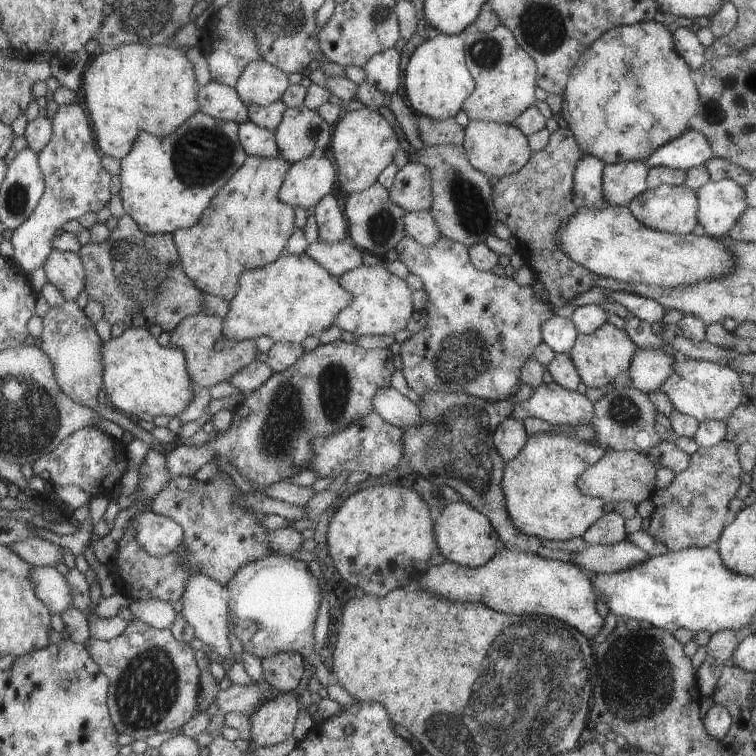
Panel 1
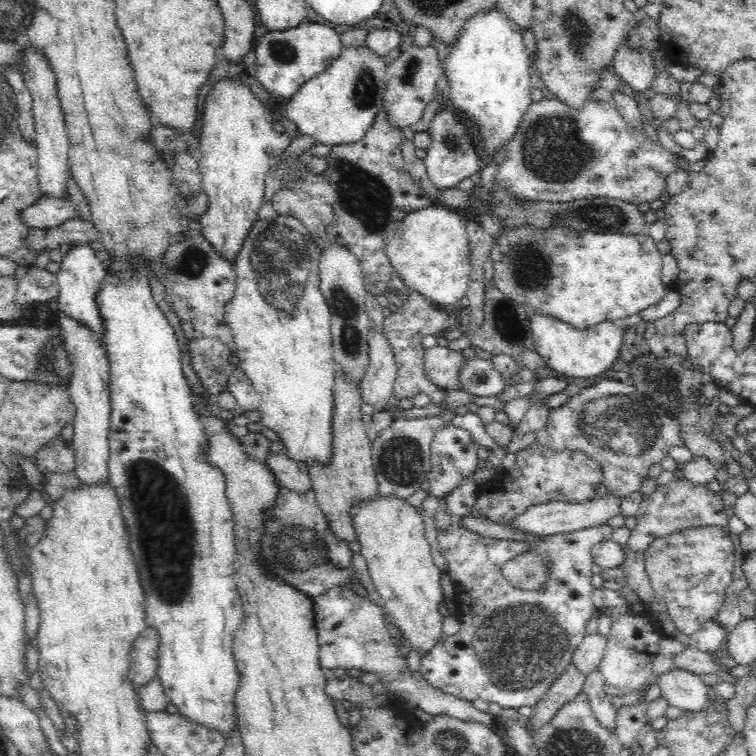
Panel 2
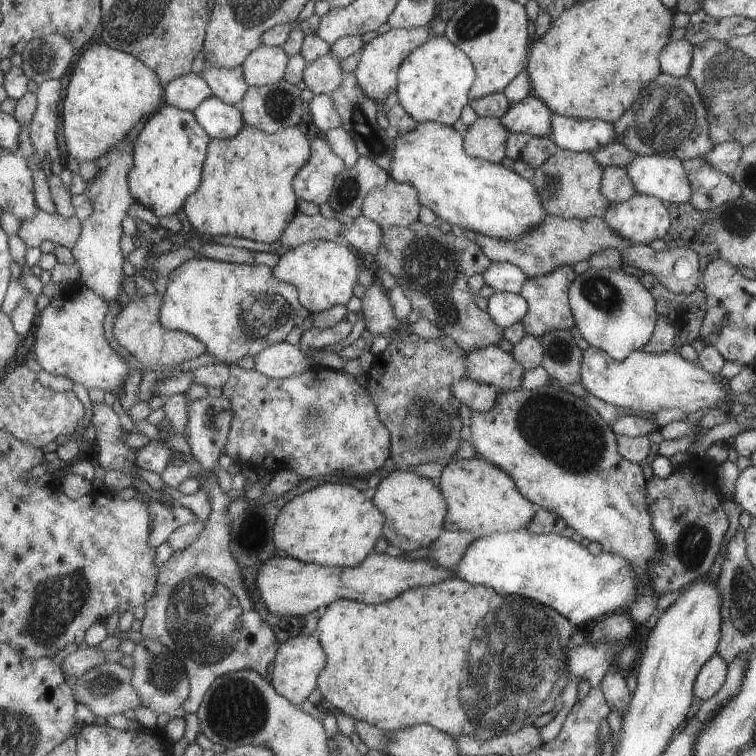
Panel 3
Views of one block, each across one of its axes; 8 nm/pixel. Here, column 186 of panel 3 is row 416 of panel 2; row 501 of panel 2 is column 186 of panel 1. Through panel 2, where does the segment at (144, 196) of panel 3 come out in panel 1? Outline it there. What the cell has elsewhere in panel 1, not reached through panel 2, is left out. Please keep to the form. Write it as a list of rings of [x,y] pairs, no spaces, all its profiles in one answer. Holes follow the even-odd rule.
[[[197,112],[182,122],[169,136],[157,138],[154,134],[142,131],[135,137],[130,152],[119,160],[118,196],[124,214],[134,219],[143,234],[173,234],[175,230],[191,228],[191,224],[197,224],[203,208],[207,208],[213,194],[229,180],[229,174],[234,176],[245,161],[246,151],[238,138],[238,124],[233,121],[211,118]]]

